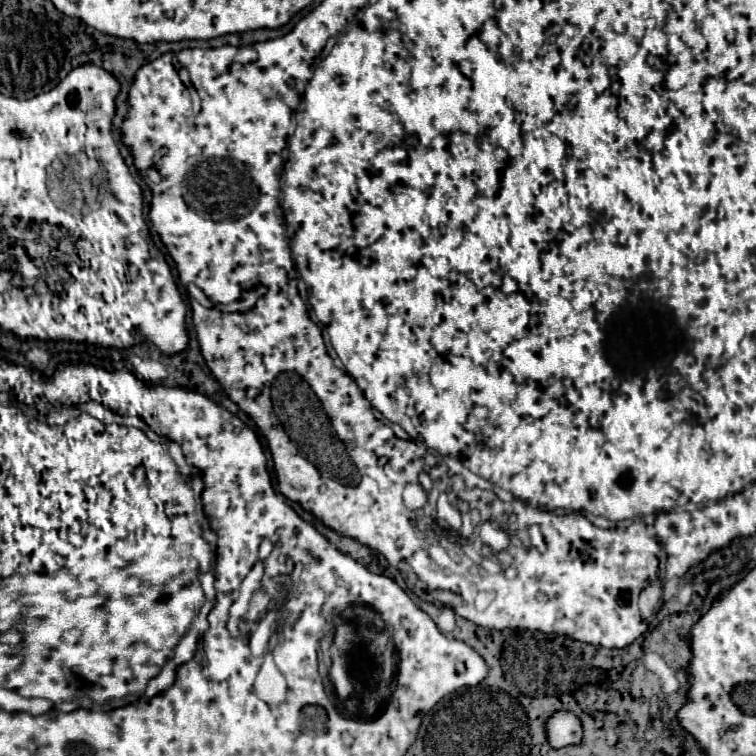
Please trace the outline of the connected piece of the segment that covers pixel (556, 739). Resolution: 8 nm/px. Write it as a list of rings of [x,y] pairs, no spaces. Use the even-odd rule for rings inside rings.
[[[557,711],[547,723],[547,735],[549,735],[549,743],[559,749],[565,745],[579,743],[583,729],[579,719],[571,711]]]

